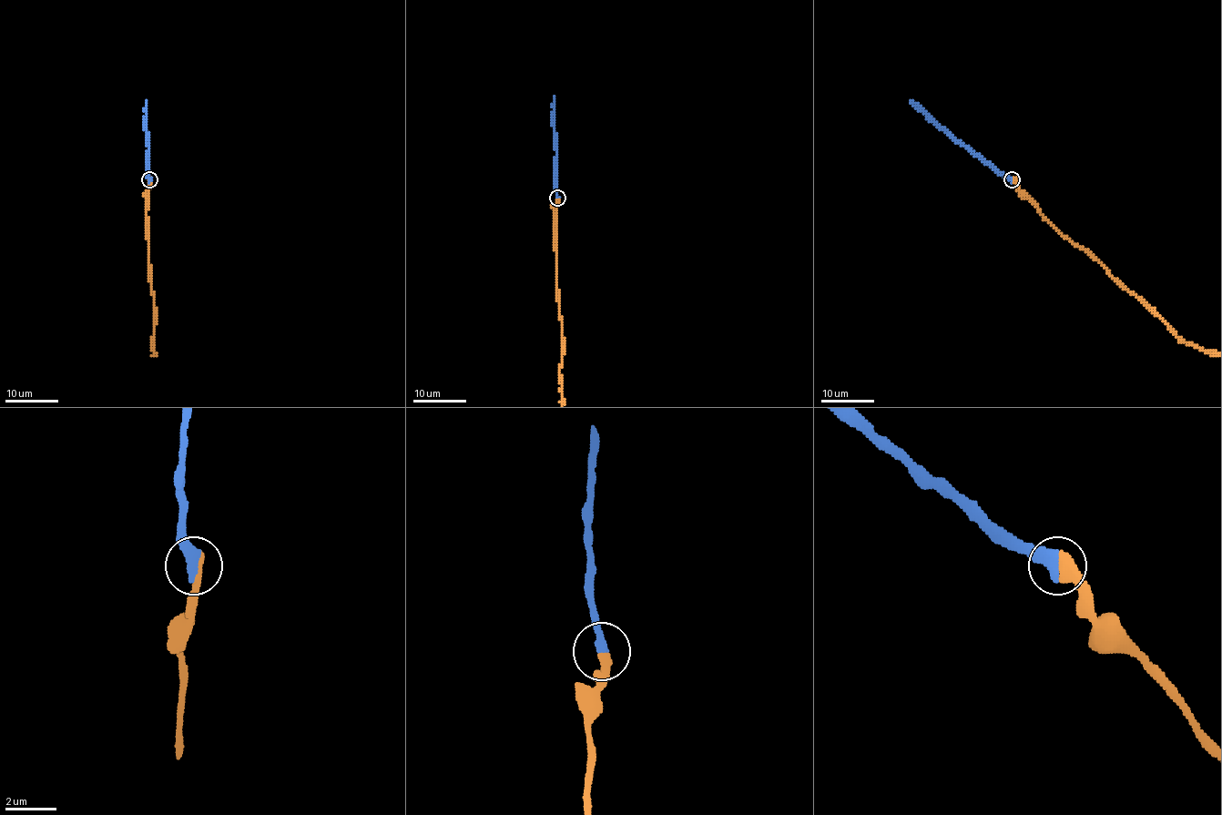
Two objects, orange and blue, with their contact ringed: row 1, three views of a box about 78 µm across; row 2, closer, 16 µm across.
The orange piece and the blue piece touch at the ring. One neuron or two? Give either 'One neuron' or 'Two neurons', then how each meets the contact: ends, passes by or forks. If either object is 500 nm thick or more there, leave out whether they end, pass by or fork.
One neuron. At the ring orange ends. At the ring blue ends

